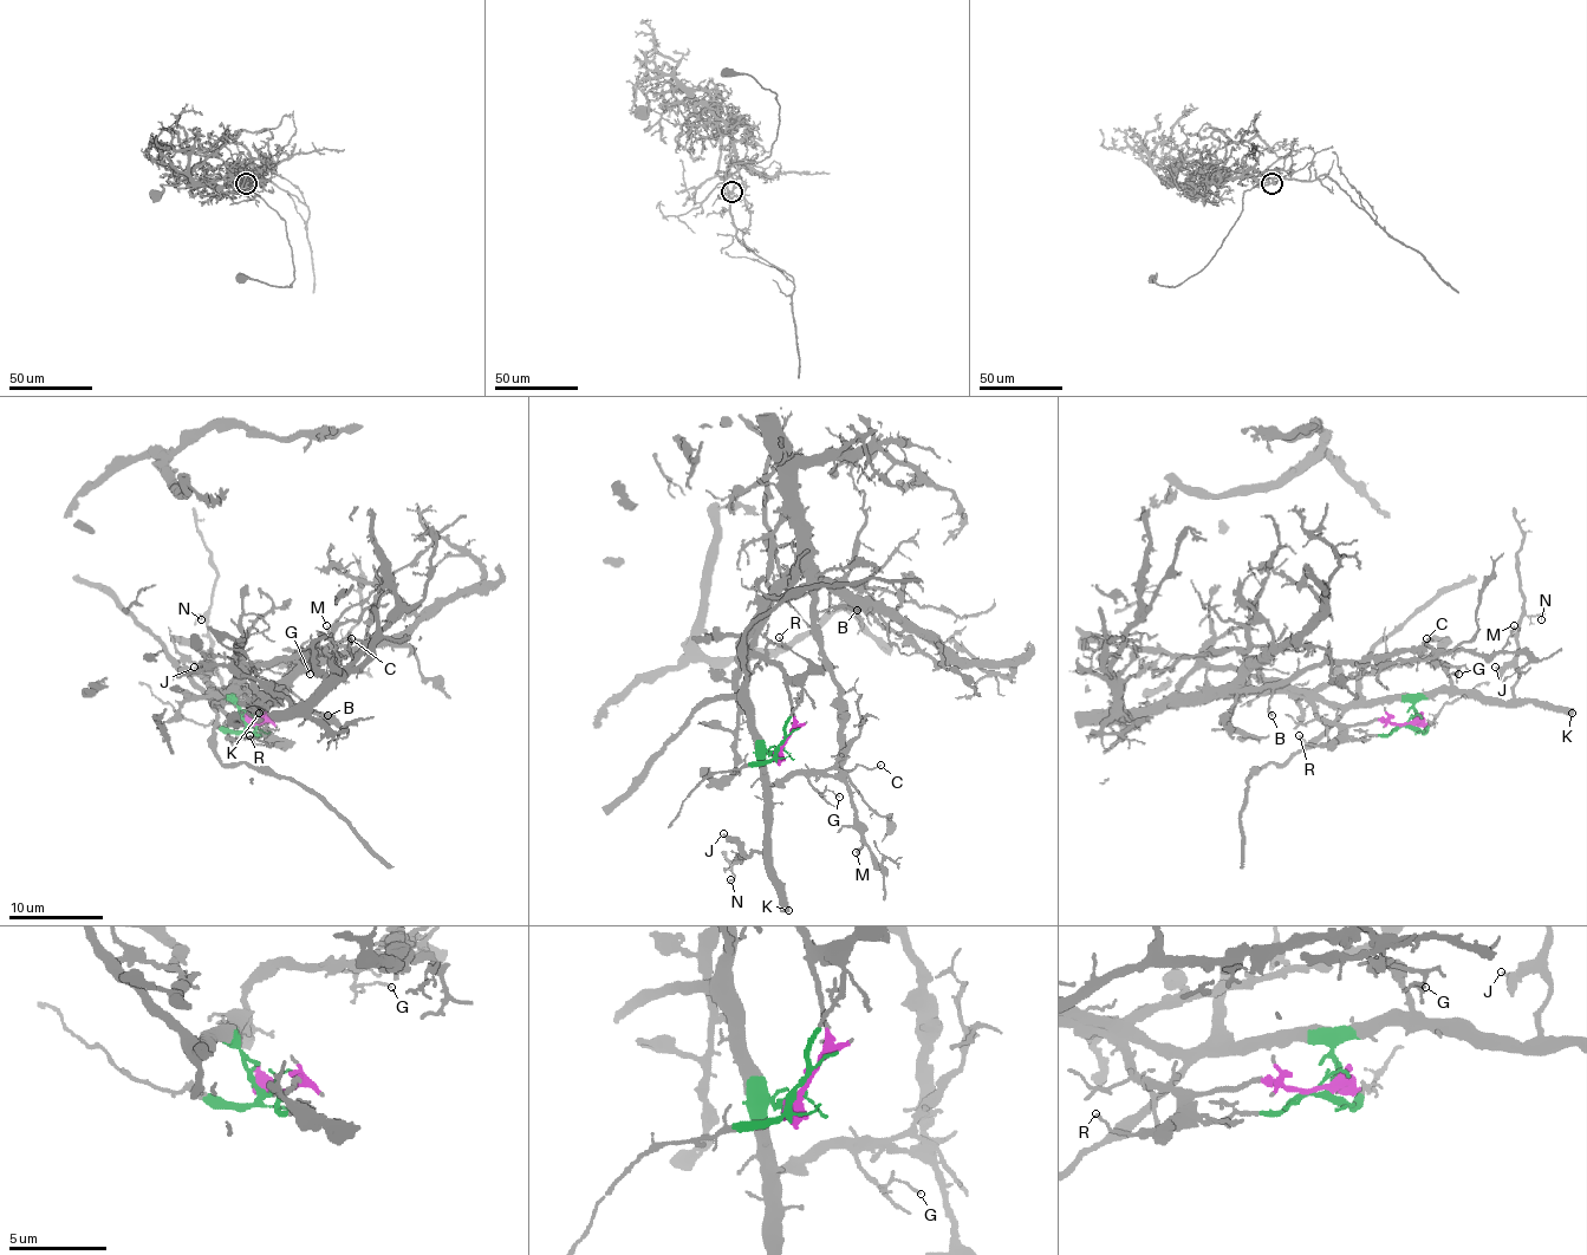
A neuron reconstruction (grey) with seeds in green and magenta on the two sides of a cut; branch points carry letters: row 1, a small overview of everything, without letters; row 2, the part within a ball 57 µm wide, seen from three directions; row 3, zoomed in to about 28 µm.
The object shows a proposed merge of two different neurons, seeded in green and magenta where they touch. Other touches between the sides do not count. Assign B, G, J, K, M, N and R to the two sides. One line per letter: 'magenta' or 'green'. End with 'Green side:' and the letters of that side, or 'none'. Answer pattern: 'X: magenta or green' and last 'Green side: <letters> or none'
B: magenta
G: green
J: green
K: green
M: magenta
N: green
R: magenta
Green side: G, J, K, N

